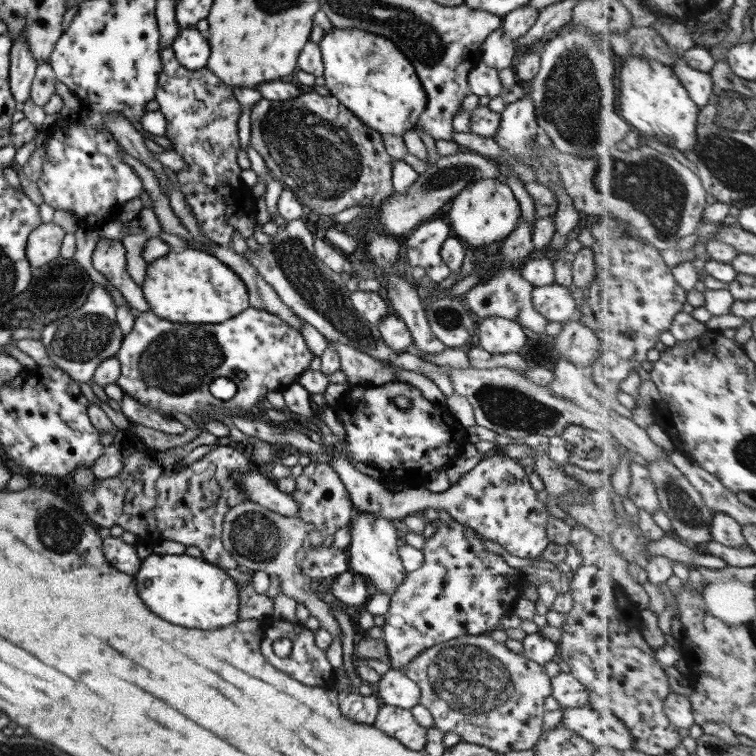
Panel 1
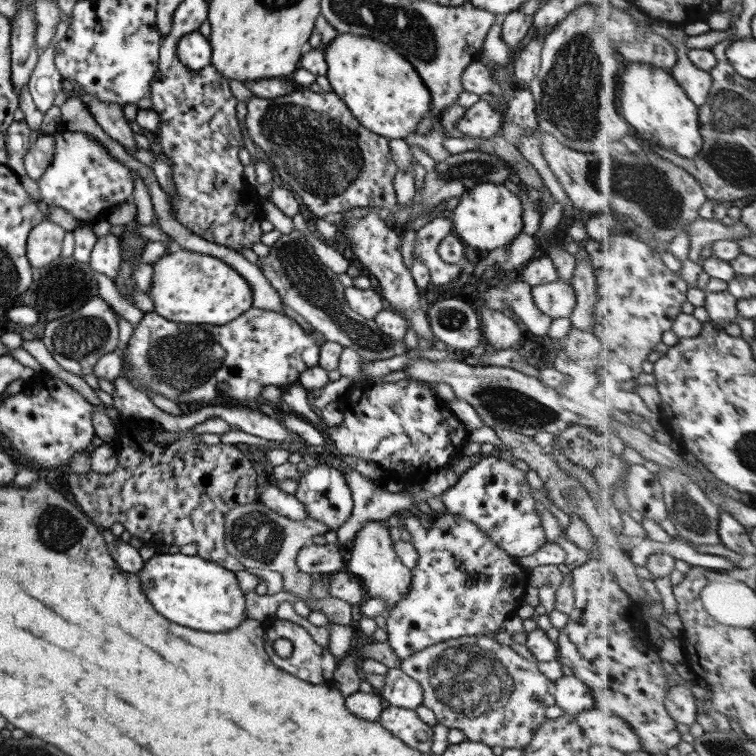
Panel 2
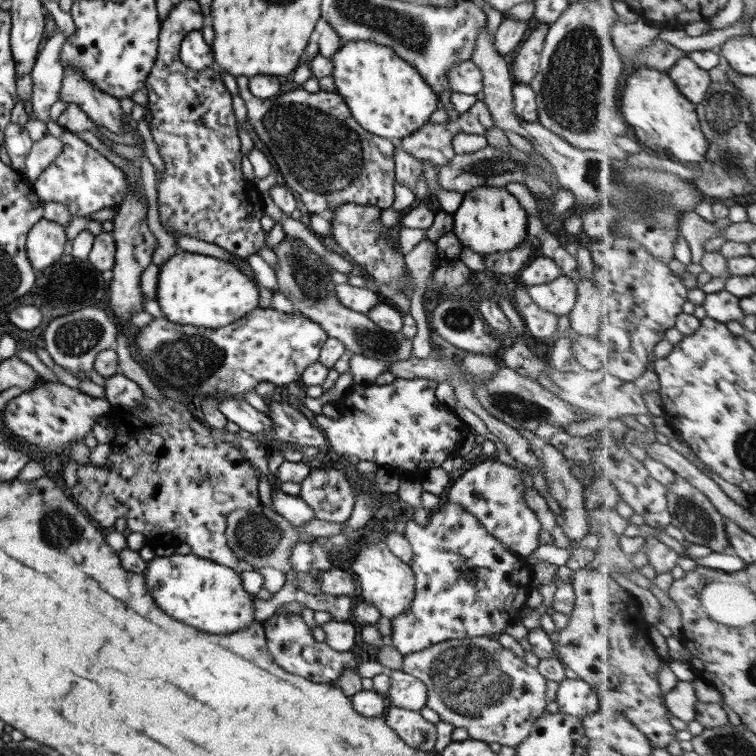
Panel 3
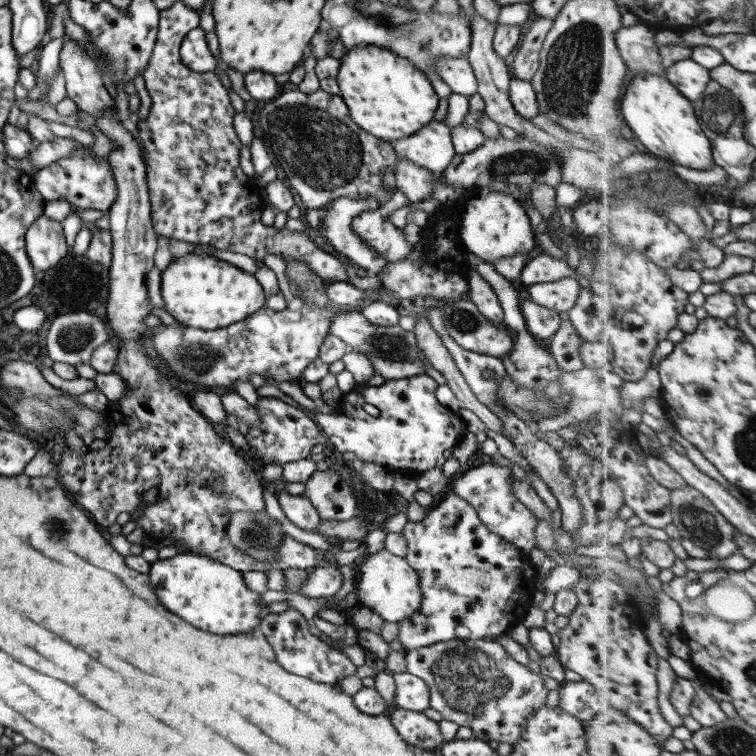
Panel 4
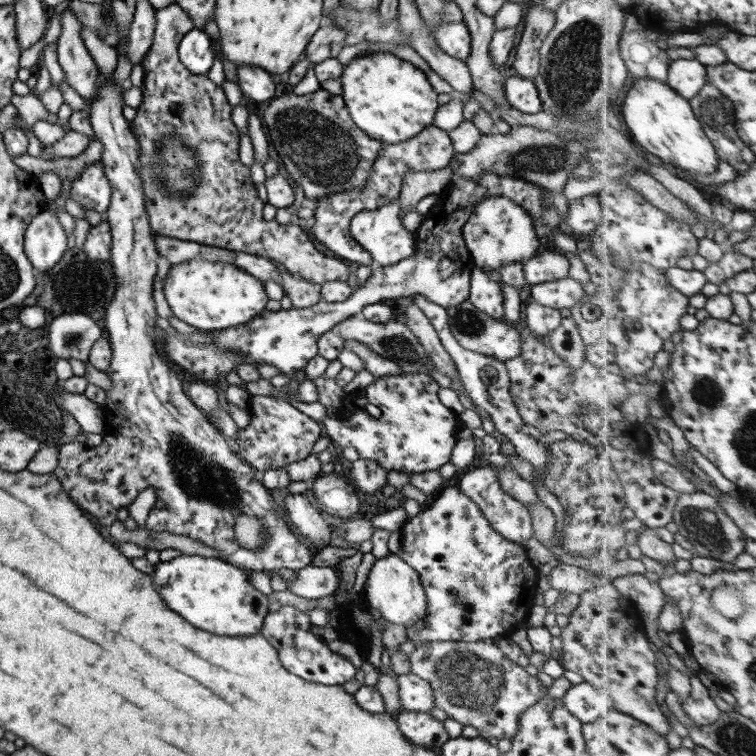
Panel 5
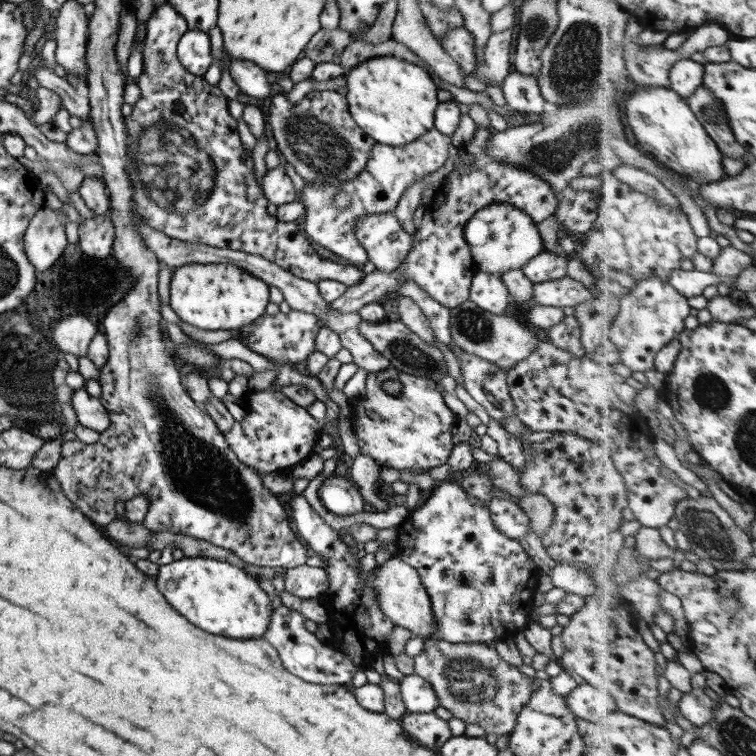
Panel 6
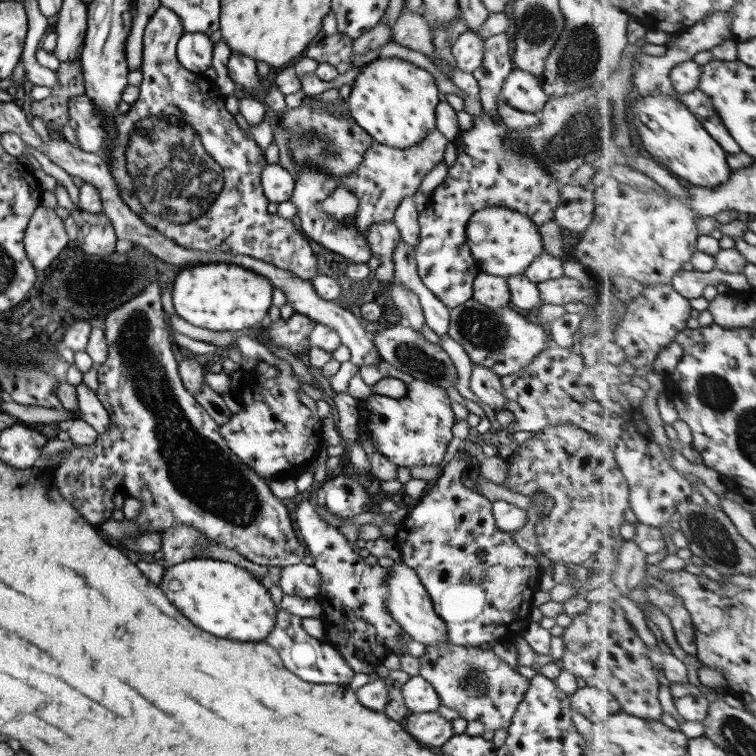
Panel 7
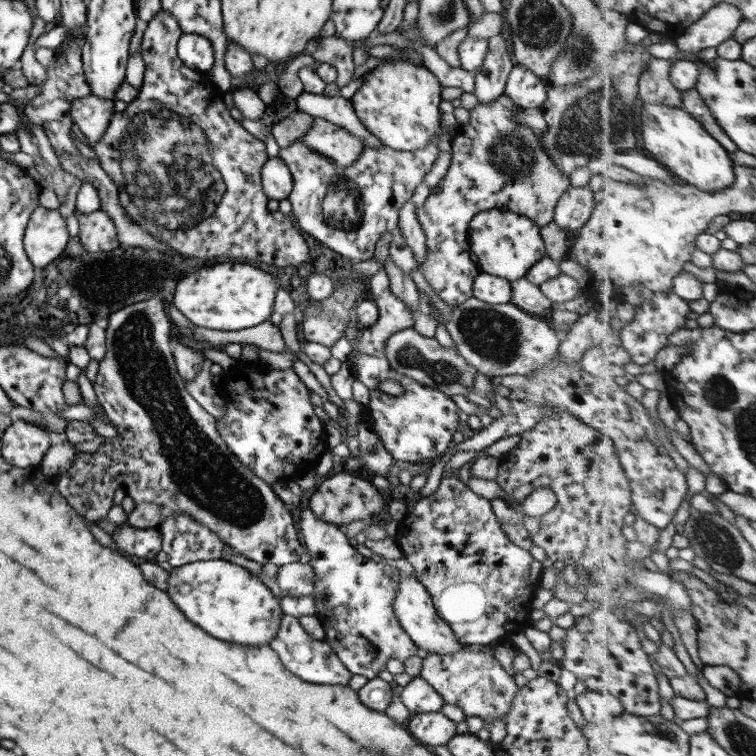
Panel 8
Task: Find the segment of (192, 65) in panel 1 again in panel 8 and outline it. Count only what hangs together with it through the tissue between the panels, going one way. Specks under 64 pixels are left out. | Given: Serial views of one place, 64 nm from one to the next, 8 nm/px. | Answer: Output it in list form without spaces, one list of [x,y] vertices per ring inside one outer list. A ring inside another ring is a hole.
[[[182,34],[177,55],[188,68],[202,73],[210,71],[215,63],[213,44],[200,34]]]

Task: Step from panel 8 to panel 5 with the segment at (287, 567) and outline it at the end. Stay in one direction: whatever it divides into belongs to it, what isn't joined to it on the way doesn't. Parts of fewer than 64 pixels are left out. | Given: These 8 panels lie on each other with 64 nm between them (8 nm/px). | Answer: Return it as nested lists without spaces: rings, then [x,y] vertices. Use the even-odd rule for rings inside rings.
[[[310,564],[295,572],[287,589],[296,596],[317,600],[328,594],[334,595],[338,588],[338,582],[340,582],[340,577],[338,577],[336,569]]]

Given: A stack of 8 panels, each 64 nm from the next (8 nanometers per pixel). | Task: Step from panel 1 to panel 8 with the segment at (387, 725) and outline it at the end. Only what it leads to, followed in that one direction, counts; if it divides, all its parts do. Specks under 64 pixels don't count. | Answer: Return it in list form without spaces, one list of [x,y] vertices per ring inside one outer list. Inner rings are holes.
[[[439,711],[413,714],[405,727],[421,744],[440,746],[457,735],[456,723]]]

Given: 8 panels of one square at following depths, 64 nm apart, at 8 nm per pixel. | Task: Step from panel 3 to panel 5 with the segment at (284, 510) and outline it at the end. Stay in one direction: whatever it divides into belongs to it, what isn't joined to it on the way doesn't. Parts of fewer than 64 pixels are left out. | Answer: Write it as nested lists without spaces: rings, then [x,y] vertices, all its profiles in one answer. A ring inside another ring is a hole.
[[[289,494],[284,498],[286,510],[291,523],[296,526],[302,537],[315,541],[315,547],[320,550],[321,546],[331,546],[331,528],[327,519],[312,507],[310,500],[304,494]]]

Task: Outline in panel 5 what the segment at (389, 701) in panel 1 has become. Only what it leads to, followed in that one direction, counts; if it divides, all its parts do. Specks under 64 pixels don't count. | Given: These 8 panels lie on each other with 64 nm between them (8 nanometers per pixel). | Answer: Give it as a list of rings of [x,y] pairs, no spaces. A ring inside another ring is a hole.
[[[414,674],[398,675],[400,704],[406,712],[430,713],[435,698],[430,684]]]

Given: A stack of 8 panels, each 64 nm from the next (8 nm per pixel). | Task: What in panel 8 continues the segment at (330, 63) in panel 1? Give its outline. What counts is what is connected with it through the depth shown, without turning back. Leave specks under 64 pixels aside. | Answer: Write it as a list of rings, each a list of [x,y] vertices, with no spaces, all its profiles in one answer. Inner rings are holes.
[[[392,60],[383,62],[376,68],[368,71],[363,85],[350,100],[352,100],[354,110],[362,124],[376,138],[379,138],[383,145],[399,151],[422,150],[430,144],[432,137],[439,133],[441,129],[439,106],[443,99],[440,97],[440,87],[439,80],[424,65]]]

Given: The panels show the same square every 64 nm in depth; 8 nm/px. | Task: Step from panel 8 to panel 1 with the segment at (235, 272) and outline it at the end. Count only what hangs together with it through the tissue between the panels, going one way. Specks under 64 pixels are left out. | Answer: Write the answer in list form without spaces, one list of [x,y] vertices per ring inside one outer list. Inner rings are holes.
[[[171,250],[160,258],[150,257],[141,287],[150,312],[170,322],[220,324],[250,307],[242,279],[225,262],[203,250]]]

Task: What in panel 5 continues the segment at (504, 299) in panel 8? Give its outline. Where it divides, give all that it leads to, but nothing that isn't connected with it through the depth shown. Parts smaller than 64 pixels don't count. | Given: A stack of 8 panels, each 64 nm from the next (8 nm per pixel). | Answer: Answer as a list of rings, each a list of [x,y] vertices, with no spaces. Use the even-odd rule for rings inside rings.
[[[476,266],[471,274],[468,299],[490,318],[504,319],[504,291],[500,283]]]

